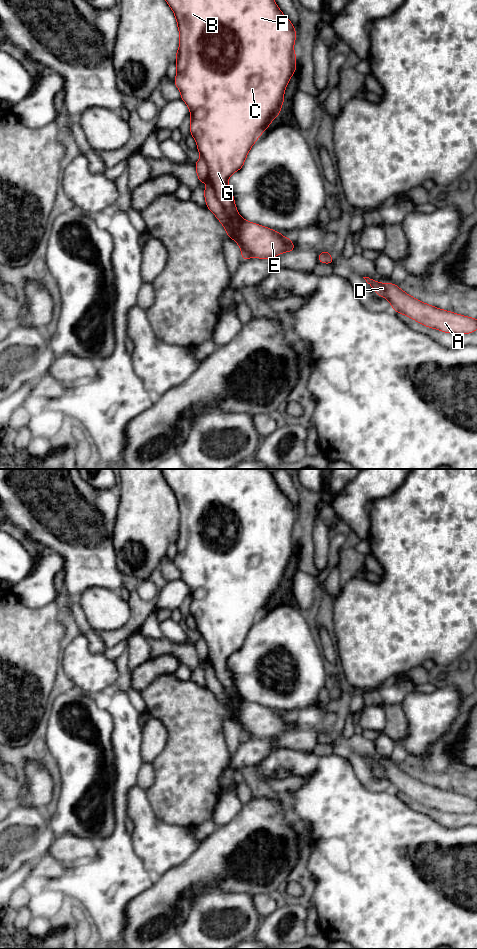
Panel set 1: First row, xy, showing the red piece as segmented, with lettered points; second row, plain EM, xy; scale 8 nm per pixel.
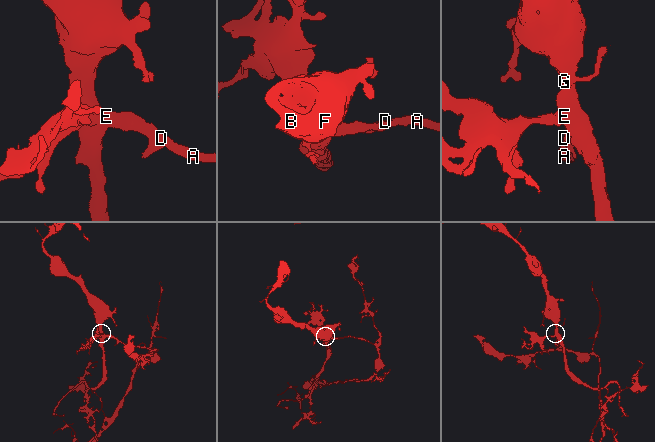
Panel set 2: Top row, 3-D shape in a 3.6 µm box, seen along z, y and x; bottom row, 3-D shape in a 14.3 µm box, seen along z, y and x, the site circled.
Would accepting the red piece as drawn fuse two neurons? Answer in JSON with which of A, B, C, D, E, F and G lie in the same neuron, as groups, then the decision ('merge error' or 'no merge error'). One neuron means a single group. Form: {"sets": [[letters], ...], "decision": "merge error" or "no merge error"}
{"sets": [["A", "D", "E"], ["B", "C", "F", "G"]], "decision": "merge error"}

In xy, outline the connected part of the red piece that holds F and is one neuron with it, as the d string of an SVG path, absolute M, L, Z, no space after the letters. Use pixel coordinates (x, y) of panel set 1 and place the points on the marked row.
M165 0L173 10L179 30L179 51L174 53L177 57L175 65L177 75L174 79L176 87L180 90L181 100L183 100L190 110L190 135L197 143L197 150L206 161L209 169L212 188L222 207L236 222L240 222L242 217L237 212L234 202L233 192L228 185L228 178L239 171L245 159L260 135L270 126L274 118L280 116L280 109L284 103L284 92L286 86L296 71L296 56L293 51L296 39L296 30L291 21L281 12L275 0Z

